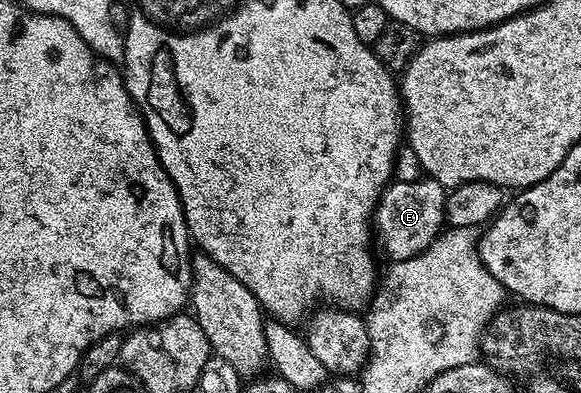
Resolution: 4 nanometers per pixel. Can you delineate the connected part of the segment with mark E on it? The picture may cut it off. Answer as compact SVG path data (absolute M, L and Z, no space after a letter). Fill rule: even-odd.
M429 179L412 183L394 181L386 186L374 207L372 233L391 262L423 253L439 237L446 225L447 196L448 190L439 181Z

